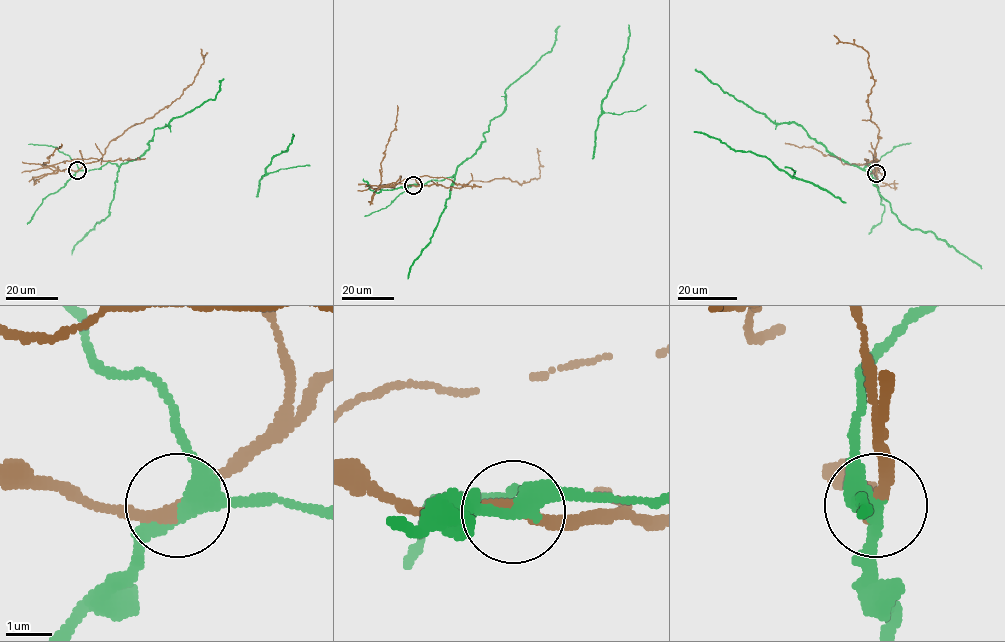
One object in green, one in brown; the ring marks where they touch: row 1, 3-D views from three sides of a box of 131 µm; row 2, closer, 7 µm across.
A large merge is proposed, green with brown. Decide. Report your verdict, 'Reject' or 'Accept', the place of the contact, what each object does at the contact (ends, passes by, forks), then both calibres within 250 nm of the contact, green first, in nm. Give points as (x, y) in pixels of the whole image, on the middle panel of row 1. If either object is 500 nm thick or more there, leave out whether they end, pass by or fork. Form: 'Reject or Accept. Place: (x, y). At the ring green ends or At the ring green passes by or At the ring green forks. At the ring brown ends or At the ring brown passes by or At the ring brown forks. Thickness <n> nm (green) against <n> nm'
Reject. Place: (413, 185). At the ring green forks. At the ring brown passes by. Thickness 360 nm (green) against 240 nm

